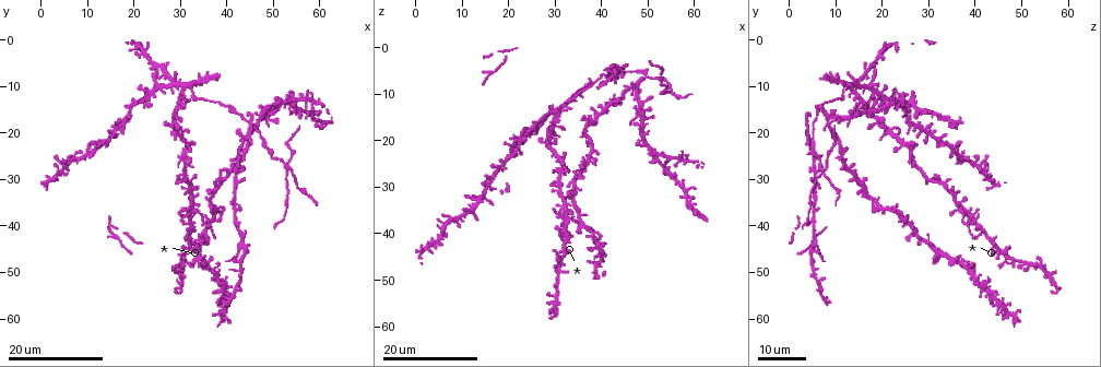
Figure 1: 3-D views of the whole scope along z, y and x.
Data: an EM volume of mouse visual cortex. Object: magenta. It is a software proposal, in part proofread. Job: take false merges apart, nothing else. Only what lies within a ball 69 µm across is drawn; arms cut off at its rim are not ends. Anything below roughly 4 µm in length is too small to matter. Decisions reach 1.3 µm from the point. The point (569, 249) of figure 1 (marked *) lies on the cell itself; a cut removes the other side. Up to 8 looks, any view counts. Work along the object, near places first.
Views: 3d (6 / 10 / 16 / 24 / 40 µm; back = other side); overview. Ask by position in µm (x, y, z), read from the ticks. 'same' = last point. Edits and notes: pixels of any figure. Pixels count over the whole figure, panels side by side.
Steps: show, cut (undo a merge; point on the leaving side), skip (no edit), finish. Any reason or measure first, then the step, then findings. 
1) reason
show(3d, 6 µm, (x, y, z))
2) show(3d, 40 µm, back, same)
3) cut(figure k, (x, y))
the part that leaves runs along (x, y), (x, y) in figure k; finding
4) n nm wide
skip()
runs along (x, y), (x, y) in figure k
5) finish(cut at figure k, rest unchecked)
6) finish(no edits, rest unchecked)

looks like a crossing
show(3d, 16 µm, (25.0, 10.0, 17.0))

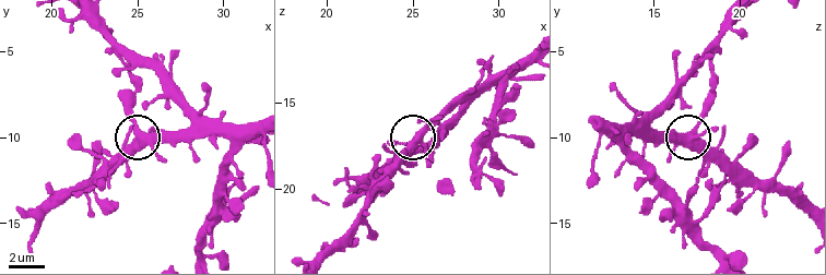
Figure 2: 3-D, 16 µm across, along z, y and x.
show(3d, 10 µm, (24.8, 9.9, 17.5))

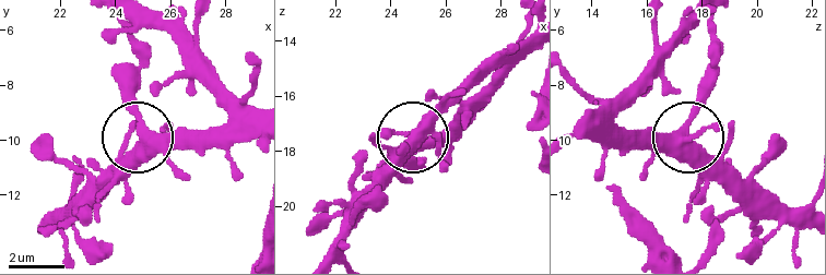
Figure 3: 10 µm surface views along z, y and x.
380 nm wide
skip()
runs along (582, 140), (683, 136), (714, 50) in figure 3; one cell here

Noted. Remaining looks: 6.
two arms in line, one across
show(3d, 24 µm, (43.5, 43.0, 5.5))

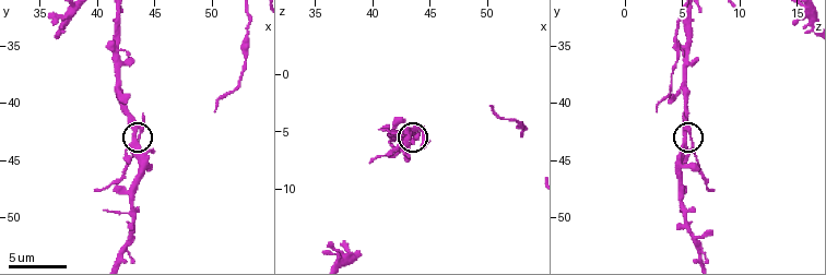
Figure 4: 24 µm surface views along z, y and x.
show(3d, 6 µm, same)

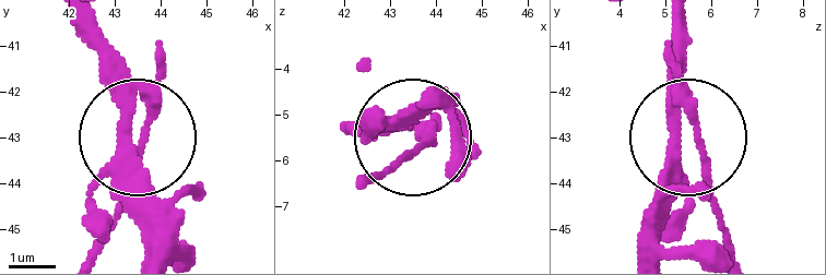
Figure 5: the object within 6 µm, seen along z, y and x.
250 nm wide
skip()
runs along (73, 20), (132, 150), (144, 254) in figure 5; one cell here

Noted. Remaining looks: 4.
three-way junction
show(3d, 6 µm, (37.2, 32.4, 15.4))

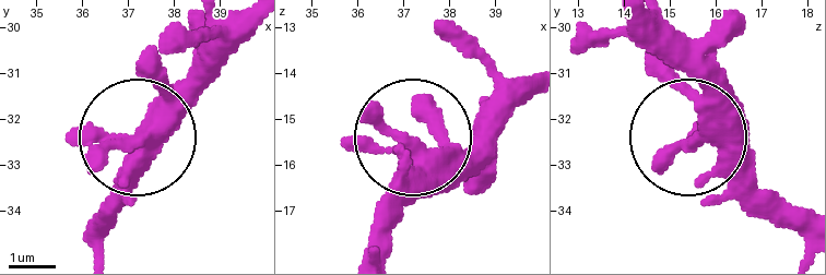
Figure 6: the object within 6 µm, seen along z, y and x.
show(3d, 6 µm, back, (37.05, 32.50, 15.55))

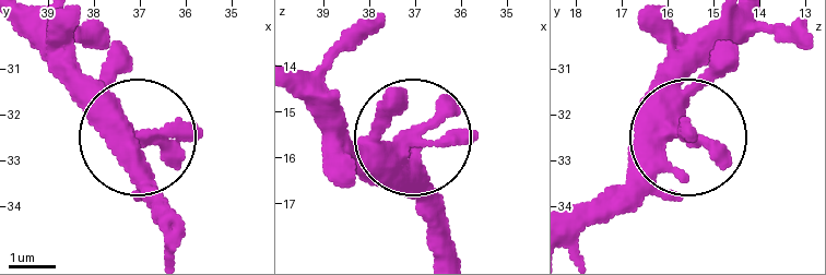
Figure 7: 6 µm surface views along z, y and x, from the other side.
340 nm wide
skip()
continuous, no second cell

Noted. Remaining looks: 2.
show(3d, 16 µm, (52.5, 13.0, 23.0))

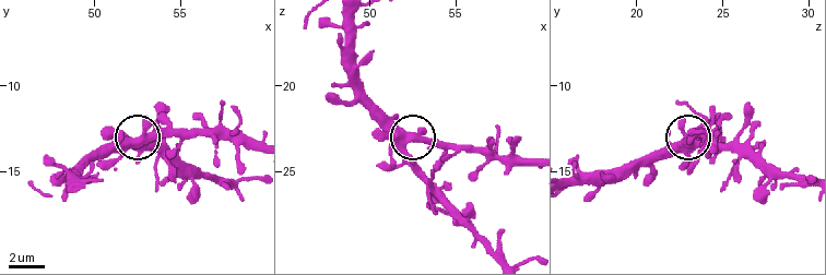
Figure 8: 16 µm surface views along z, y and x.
show(3d, 6 µm, (52.3, 13.2, 23.2))

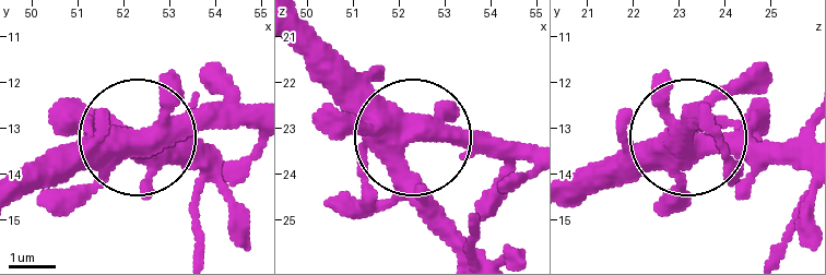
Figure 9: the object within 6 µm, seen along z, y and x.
skip()
runs along (297, 24), (415, 138), (529, 142) in figure 9; continuous, no second cell

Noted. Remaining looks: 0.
finish(no edits, rest unchecked)

